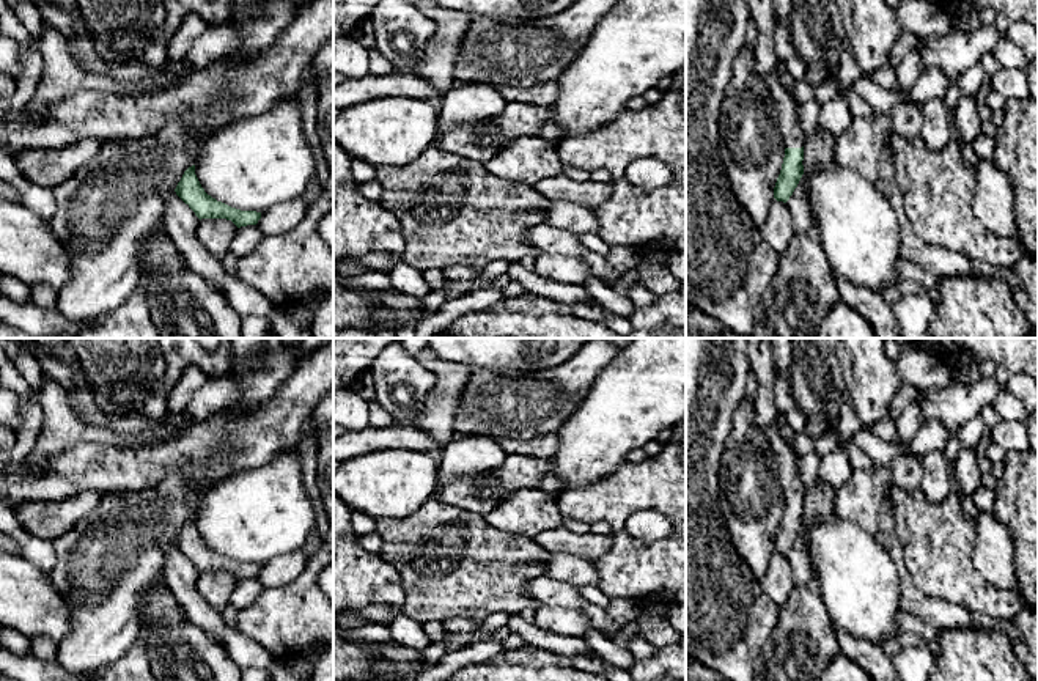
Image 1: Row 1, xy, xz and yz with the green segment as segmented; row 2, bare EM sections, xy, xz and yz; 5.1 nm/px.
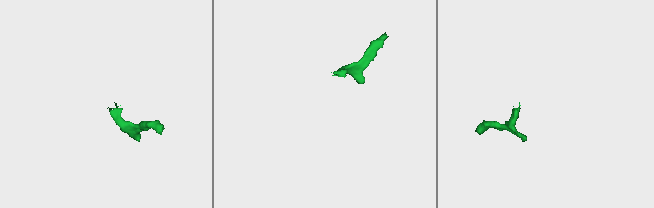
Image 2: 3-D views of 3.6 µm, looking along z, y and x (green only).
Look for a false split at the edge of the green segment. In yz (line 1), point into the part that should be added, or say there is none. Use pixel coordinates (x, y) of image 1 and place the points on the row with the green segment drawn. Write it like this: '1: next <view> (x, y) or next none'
1: next yz (793, 136)

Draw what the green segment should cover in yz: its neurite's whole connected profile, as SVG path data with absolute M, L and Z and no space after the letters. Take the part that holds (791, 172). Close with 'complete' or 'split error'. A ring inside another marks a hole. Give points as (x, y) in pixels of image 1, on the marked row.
M769 72L764 82L780 116L780 131L785 142L785 157L774 187L774 198L786 203L804 175L805 134L799 124L797 105L793 102L790 91L782 85L777 72Z | split error

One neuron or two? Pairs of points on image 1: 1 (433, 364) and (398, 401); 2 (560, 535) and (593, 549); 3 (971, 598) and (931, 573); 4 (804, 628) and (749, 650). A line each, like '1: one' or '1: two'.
1: two
2: one
3: one
4: two

